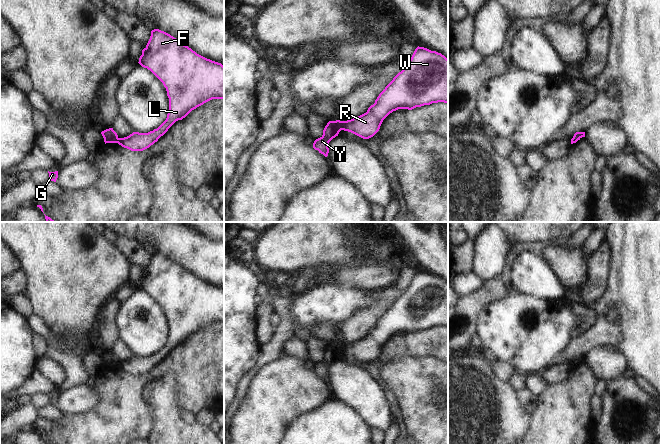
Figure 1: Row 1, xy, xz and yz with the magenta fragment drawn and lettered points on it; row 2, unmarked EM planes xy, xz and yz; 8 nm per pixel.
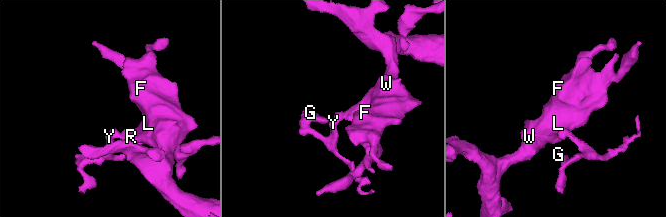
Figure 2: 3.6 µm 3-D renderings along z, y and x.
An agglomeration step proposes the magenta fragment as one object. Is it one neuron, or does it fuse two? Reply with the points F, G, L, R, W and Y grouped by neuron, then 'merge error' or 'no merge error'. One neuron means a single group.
groups F L R W / G Y; merge error

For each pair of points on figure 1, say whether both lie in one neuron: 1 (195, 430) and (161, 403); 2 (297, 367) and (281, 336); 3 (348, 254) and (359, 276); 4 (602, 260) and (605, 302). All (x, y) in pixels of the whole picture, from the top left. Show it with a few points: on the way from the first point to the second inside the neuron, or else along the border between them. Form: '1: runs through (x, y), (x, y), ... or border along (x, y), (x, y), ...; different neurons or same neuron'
1: runs through (186, 430), (168, 412); same neuron
2: border along (284, 354), (263, 366); different neurons
3: border along (377, 261), (371, 264), (347, 267); different neurons
4: border along (610, 270), (605, 292), (592, 306); different neurons

